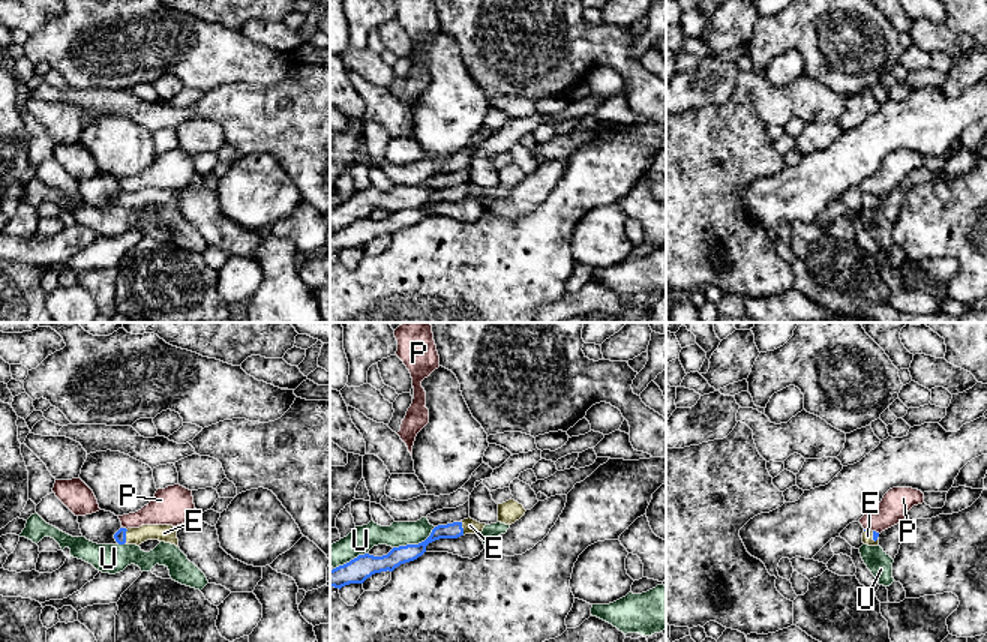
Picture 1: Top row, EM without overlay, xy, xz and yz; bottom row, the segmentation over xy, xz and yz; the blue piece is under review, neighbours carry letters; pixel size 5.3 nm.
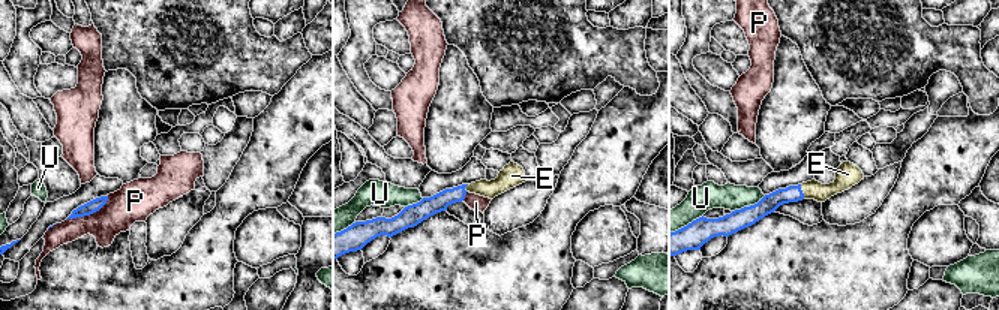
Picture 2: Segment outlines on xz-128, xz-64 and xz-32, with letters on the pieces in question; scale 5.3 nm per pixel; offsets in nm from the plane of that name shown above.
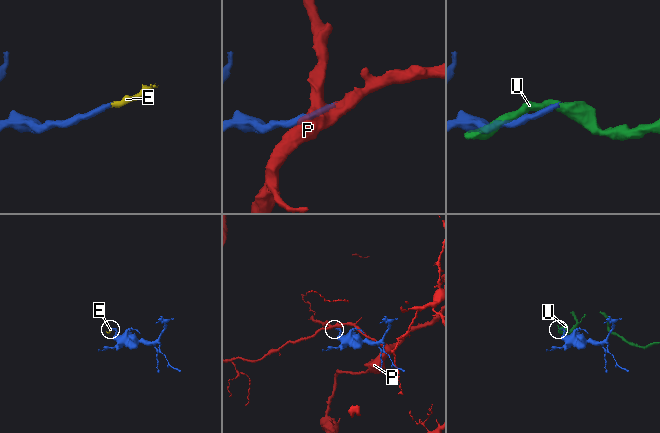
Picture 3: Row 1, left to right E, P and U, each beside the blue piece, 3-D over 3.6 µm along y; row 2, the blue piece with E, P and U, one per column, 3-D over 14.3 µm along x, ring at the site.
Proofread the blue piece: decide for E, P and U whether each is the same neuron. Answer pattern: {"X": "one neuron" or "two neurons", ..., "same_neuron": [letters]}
{"E": "one neuron", "P": "two neurons", "U": "two neurons", "same_neuron": ["E"]}

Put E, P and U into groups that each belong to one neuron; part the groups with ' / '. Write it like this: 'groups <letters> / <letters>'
groups E / P / U

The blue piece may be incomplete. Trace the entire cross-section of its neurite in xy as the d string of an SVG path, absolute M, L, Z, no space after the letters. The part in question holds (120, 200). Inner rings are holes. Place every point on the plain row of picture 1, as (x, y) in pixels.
M142 189L140 192L120 192L114 202L118 208L136 208L147 204L159 204L178 212L177 190L172 189Z

